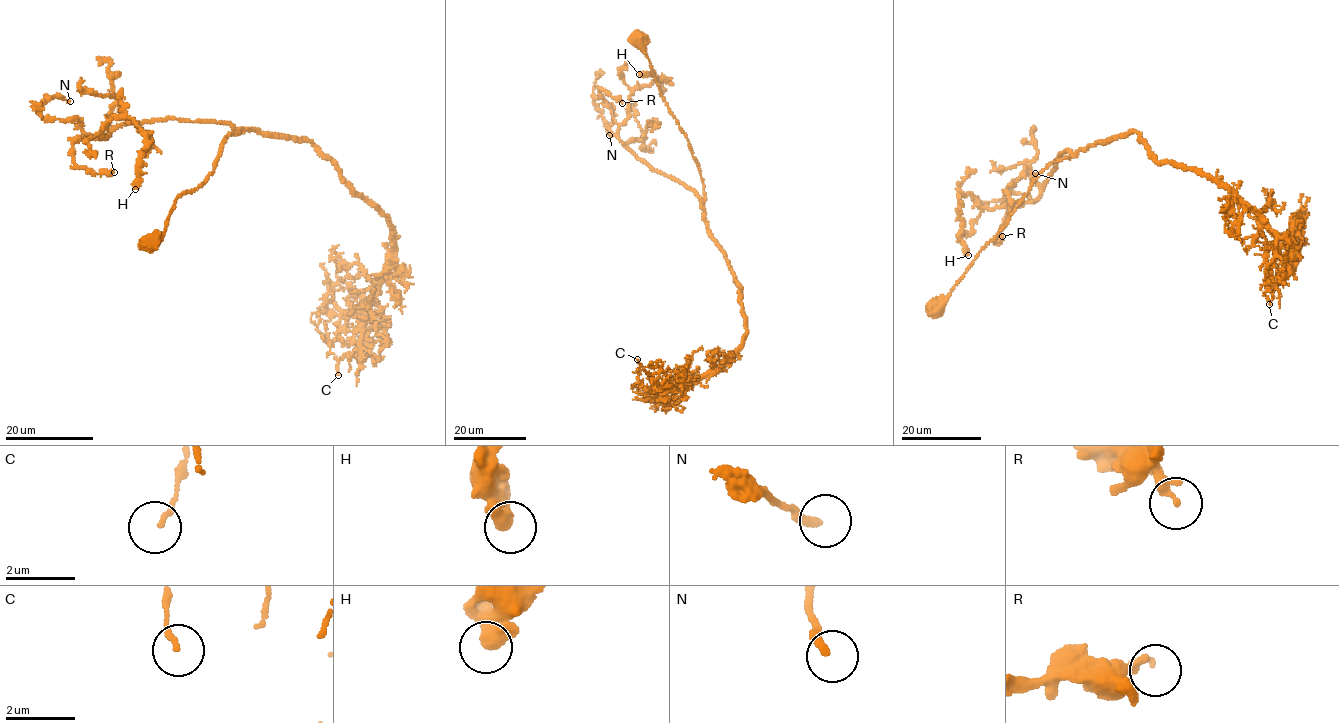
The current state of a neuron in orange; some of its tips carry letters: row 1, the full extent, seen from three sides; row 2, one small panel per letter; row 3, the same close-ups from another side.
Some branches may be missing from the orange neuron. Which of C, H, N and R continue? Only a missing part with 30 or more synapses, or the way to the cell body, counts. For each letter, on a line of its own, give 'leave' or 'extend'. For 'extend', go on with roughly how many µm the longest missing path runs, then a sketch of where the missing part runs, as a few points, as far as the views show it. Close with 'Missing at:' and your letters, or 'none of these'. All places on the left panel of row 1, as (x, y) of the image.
C: leave
H: leave
N: leave
R: leave
Missing at: none of these

